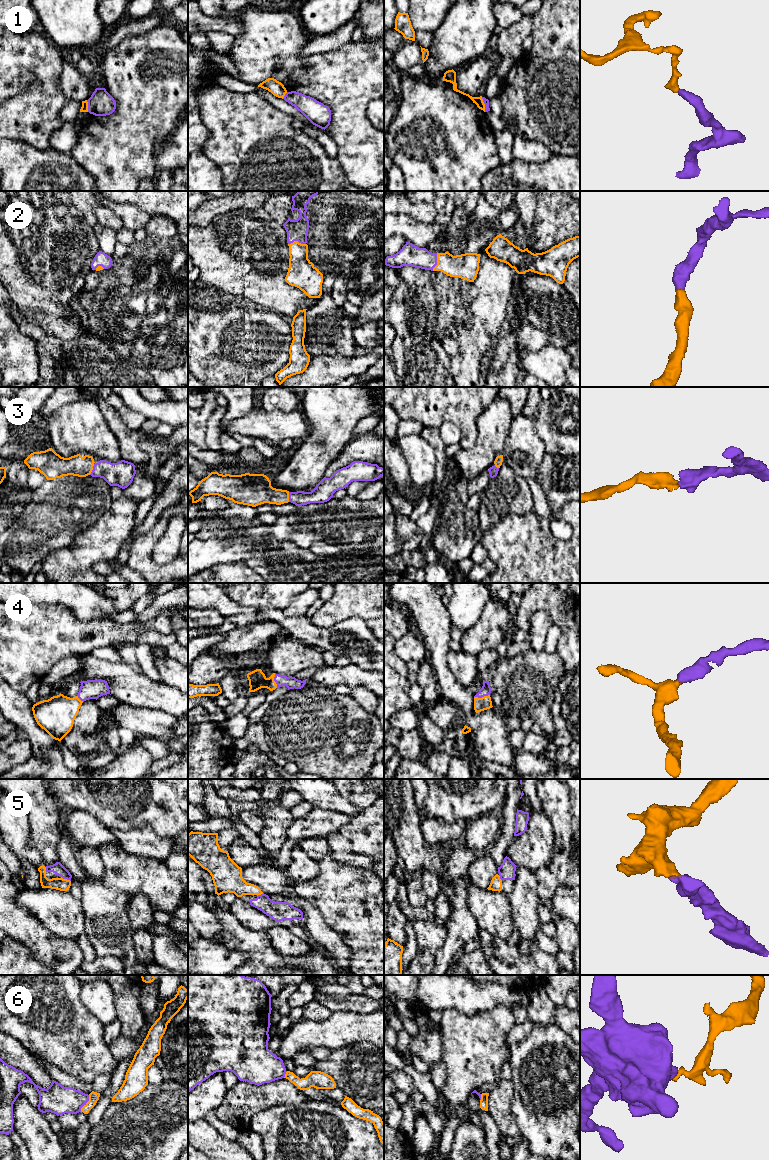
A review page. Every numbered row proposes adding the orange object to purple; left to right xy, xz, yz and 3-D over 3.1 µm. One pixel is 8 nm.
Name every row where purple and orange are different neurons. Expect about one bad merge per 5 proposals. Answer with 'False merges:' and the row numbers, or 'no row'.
False merges: 1, 6

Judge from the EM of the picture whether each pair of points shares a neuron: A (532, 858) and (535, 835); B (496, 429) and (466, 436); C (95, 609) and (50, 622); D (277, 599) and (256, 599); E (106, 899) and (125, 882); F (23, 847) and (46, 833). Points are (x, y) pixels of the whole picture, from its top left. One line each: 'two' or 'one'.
A: one
B: two
C: two
D: one
E: two
F: two

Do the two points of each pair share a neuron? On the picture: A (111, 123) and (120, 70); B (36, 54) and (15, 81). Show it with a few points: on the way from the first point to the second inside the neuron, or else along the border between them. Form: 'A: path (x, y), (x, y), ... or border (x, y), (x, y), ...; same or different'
A: path (122, 110), (122, 83); same
B: path (29, 61), (16, 74); same

